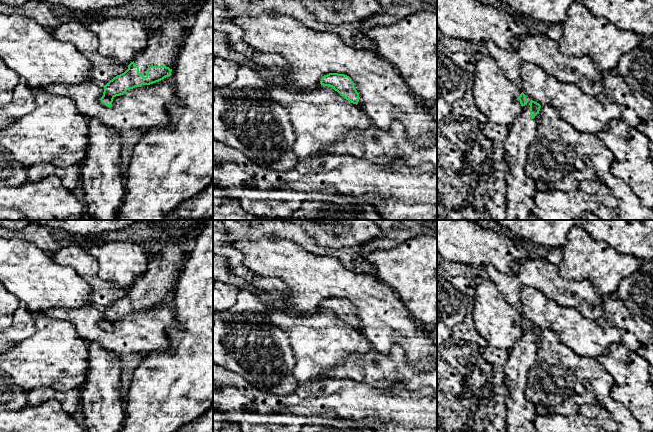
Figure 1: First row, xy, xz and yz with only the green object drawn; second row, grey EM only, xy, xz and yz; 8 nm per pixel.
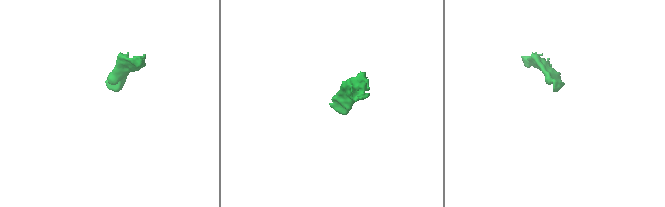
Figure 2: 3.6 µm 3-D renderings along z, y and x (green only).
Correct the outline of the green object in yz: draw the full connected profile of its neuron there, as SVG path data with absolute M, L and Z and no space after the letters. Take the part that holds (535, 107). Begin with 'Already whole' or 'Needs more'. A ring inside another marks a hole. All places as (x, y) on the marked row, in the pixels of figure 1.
Needs more. M523 92L518 99L522 113L509 126L504 144L507 163L506 220L538 220L532 212L538 190L537 182L527 175L525 166L528 147L536 136L541 105Z

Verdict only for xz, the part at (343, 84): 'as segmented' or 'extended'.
as segmented

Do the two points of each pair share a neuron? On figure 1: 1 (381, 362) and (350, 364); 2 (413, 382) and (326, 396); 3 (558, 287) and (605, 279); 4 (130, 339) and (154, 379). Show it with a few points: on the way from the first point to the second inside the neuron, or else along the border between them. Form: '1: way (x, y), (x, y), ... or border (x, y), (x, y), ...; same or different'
1: way (373, 365), (358, 365); same
2: border (355, 381), (379, 388), (397, 388), (401, 390); different
3: border (567, 278), (587, 280), (603, 297); different
4: border (166, 349), (151, 351), (143, 355); different

